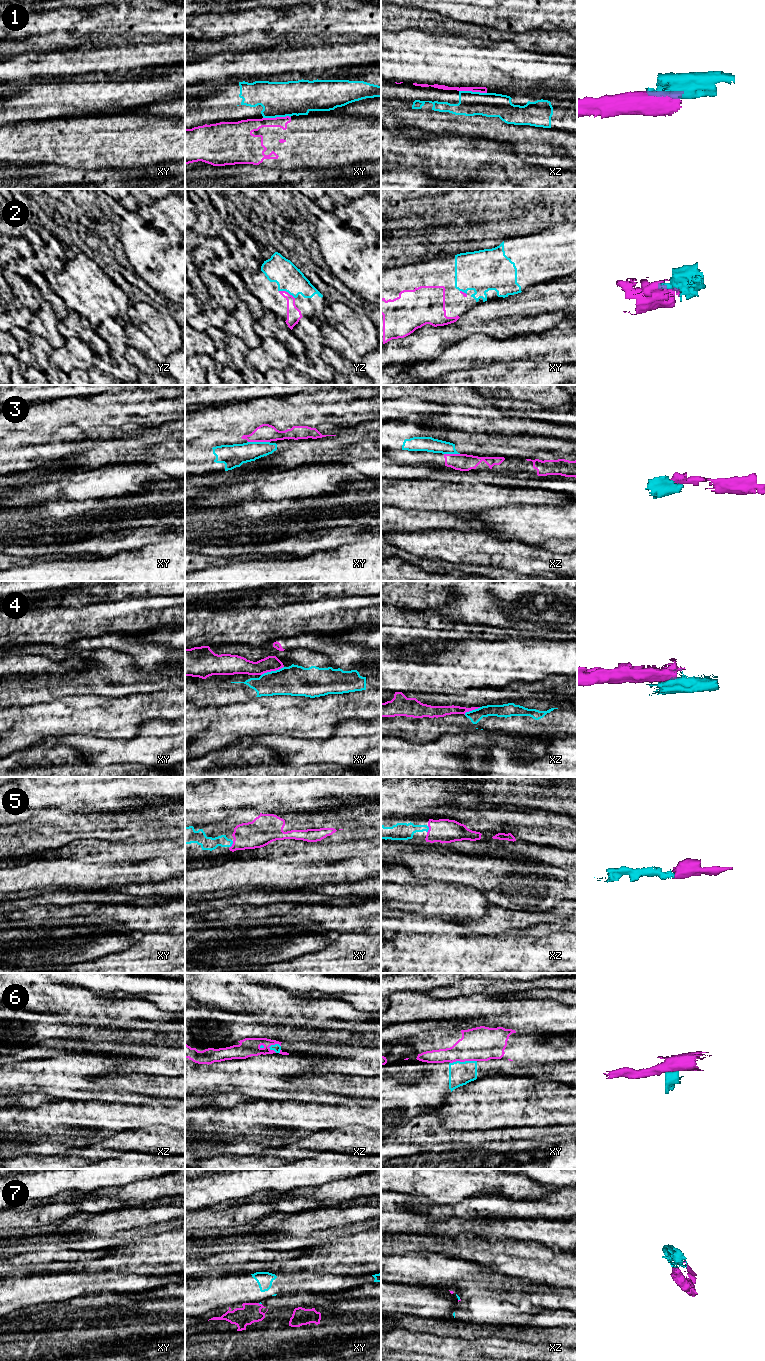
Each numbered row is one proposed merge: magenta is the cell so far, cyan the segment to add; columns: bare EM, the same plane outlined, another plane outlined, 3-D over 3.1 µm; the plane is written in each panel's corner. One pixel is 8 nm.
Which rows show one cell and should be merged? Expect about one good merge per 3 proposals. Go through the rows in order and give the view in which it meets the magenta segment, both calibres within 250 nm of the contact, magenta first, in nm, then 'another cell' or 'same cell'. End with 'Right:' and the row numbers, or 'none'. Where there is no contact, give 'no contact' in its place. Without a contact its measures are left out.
1: meets magenta in xy; 120 nm thick on the magenta side, 280 nm on the other; another cell
2: meets magenta in yz; 110 nm thick on the magenta side, 220 nm on the other; same cell
3: meets magenta in xy; 140 nm thick on the magenta side, 180 nm on the other; same cell
4: meets magenta in xy; 130 nm thick on the magenta side, 240 nm on the other; another cell
5: meets magenta in xy; 220 nm thick on the magenta side, 110 nm on the other; same cell
6: meets magenta in xy; 280 nm thick on the magenta side, 190 nm on the other; another cell
7: meets magenta in xy; 160 nm thick on the magenta side, 20 nm on the other; another cell
Right: 2, 3, 5

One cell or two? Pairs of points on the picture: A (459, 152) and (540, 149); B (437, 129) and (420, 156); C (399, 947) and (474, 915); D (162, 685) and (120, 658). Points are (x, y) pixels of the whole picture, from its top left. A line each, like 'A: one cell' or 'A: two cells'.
A: two cells
B: two cells
C: two cells
D: one cell

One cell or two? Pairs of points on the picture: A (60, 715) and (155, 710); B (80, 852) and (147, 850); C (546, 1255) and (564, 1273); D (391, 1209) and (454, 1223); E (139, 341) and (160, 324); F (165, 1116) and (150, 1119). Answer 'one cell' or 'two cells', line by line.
A: one cell
B: one cell
C: one cell
D: one cell
E: one cell
F: one cell

